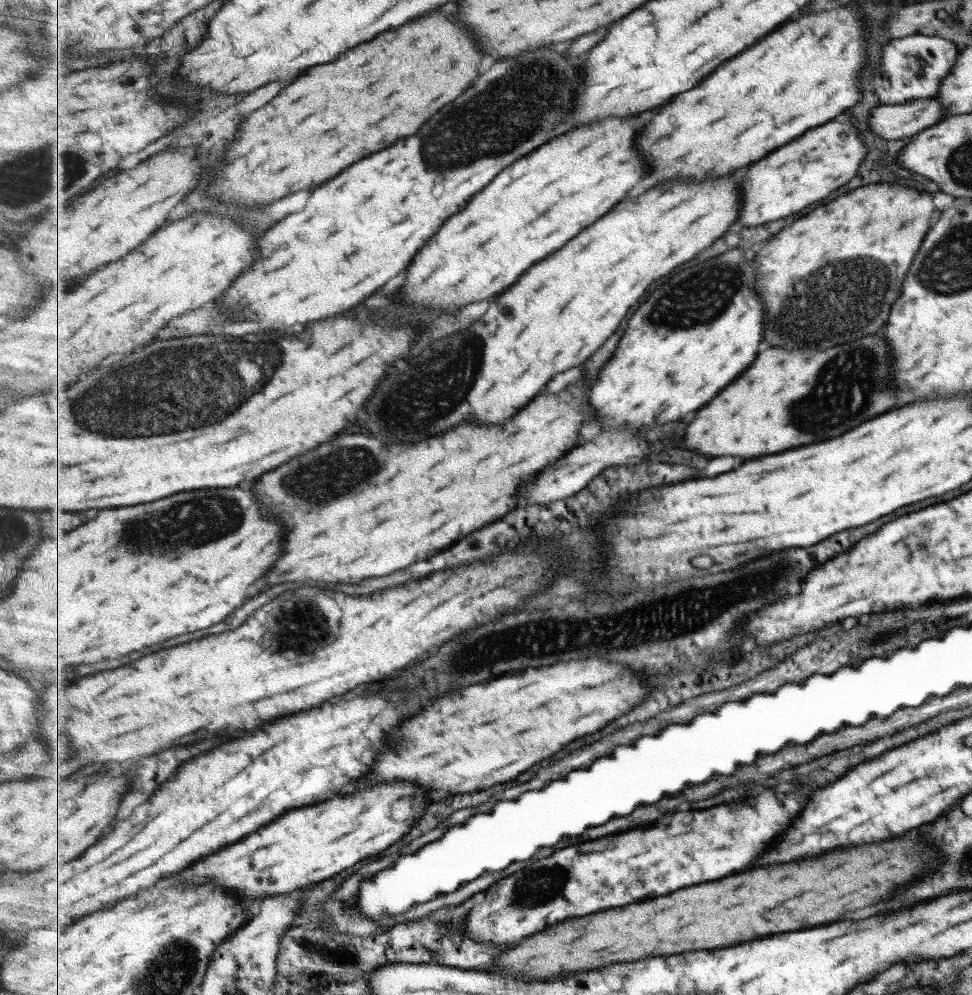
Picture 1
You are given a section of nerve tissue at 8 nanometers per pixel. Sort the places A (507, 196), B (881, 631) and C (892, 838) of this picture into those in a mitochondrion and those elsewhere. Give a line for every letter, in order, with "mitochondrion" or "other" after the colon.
A: other
B: mitochondrion
C: other

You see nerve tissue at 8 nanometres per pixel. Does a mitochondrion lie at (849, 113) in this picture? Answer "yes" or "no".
no

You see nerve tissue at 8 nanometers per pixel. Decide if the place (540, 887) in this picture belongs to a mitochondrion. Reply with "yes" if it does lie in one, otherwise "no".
yes

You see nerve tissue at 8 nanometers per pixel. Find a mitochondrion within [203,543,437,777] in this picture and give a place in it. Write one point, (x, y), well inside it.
(296, 629)

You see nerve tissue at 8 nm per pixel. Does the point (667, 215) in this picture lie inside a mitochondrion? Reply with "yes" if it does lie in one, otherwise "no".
no

